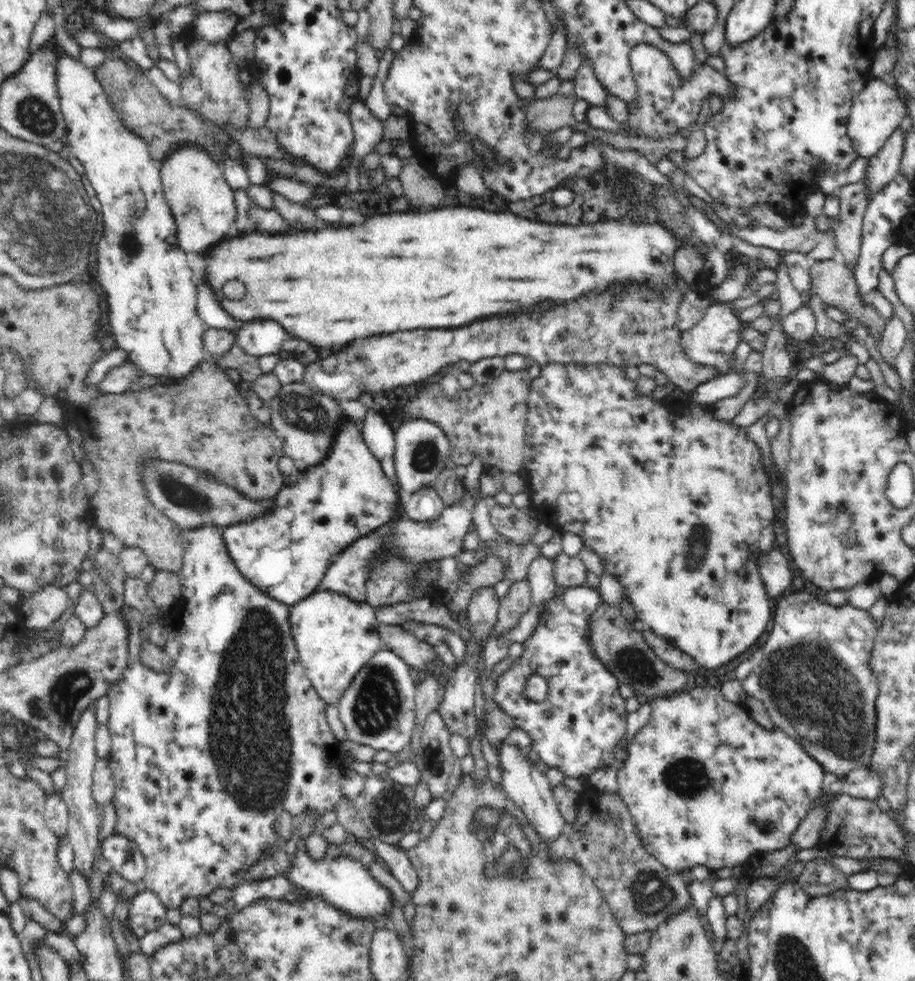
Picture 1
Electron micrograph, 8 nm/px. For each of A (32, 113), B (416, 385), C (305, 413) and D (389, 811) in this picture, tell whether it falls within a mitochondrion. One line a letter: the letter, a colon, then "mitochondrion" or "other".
A: mitochondrion
B: other
C: mitochondrion
D: mitochondrion

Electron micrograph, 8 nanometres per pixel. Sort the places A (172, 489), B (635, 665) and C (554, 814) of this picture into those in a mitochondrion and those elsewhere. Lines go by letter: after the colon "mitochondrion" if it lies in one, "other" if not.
A: mitochondrion
B: mitochondrion
C: other

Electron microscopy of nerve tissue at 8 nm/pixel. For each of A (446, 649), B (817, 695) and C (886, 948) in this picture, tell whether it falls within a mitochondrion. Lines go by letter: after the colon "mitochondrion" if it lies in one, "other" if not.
A: other
B: mitochondrion
C: other

